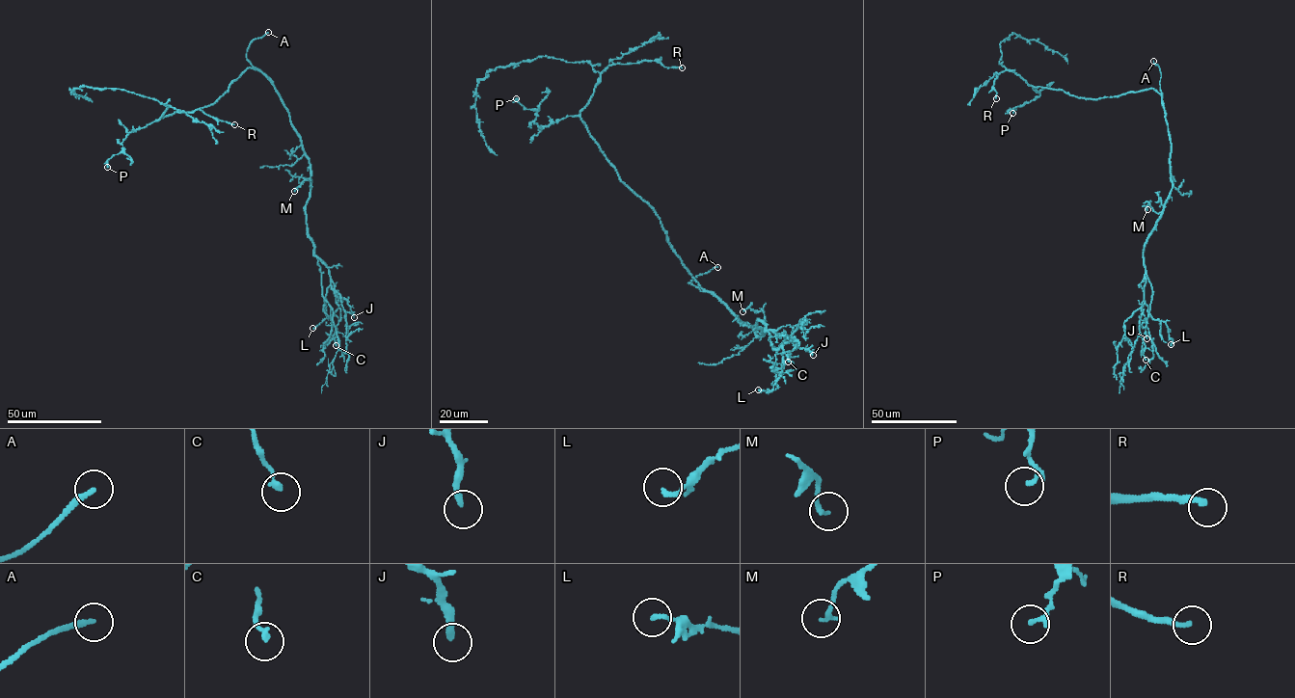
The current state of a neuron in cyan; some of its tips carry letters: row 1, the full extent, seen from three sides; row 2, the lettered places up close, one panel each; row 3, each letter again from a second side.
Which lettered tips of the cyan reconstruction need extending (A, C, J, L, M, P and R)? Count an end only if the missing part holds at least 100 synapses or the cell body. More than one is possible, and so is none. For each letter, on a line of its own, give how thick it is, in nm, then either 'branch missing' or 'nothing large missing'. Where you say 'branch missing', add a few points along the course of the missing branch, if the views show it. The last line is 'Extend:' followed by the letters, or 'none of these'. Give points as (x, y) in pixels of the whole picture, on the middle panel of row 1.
A: calibre 220 nm; branch missing; course (717, 267), (747, 262), (763, 269)
C: calibre 190 nm; nothing large missing
J: calibre 240 nm; nothing large missing
L: calibre 150 nm; nothing large missing
M: calibre 160 nm; nothing large missing
P: calibre 170 nm; nothing large missing
R: calibre 200 nm; branch missing; course (682, 67), (713, 78), (724, 93), (742, 94), (758, 91), (755, 82), (748, 77)
Extend: A, R

